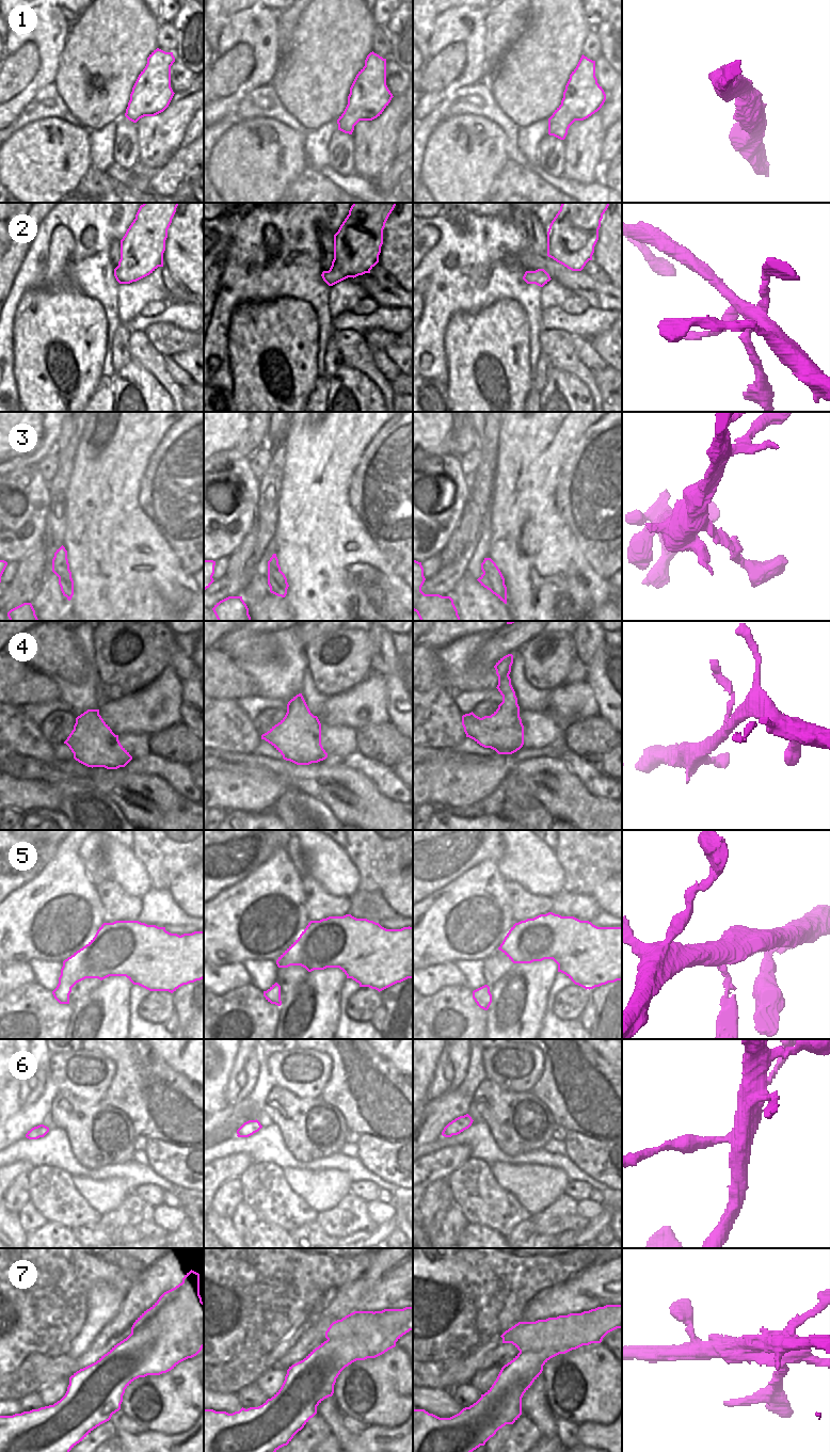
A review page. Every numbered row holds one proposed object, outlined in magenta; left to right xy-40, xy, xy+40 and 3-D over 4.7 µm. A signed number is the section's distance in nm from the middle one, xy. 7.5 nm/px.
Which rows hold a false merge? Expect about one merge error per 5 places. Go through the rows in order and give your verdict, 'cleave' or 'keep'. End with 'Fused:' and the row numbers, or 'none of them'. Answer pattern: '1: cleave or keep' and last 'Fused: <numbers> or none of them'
1: keep
2: keep
3: cleave
4: keep
5: keep
6: cleave
7: cleave
Fused: 3, 6, 7

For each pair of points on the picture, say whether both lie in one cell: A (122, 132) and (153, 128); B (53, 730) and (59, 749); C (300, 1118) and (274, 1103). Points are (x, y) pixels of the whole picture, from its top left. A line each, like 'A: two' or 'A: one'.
A: two
B: two
C: one

